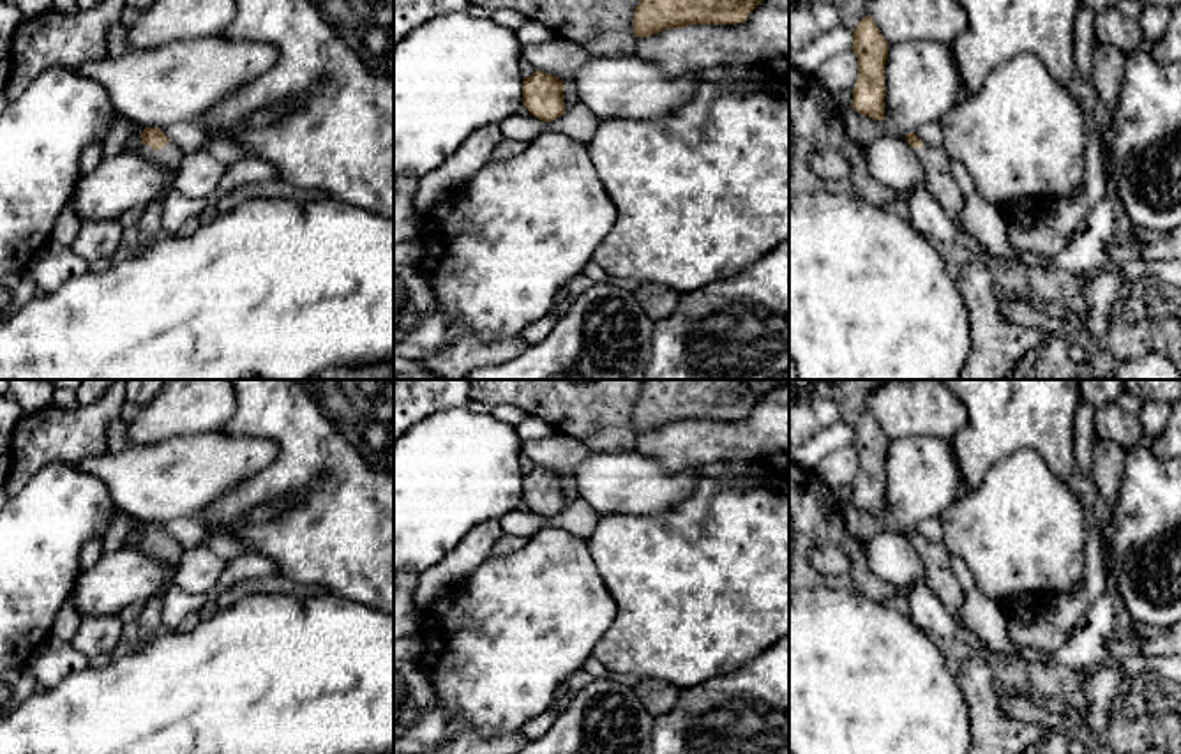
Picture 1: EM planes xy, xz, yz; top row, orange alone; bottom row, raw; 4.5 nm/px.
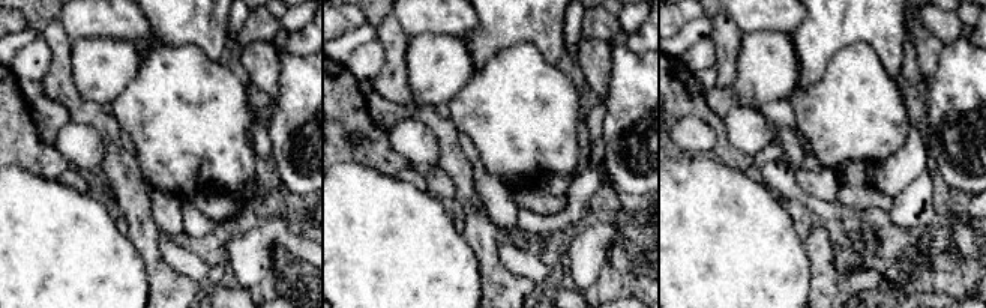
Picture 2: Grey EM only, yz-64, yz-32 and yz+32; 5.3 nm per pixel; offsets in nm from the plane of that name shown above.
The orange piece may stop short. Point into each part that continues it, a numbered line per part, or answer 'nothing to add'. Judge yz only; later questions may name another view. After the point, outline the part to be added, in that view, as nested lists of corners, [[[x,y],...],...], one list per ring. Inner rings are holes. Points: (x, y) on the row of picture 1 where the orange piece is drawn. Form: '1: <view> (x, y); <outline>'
1: yz (940, 182); [[[923,143],[921,148],[914,148],[914,154],[923,166],[925,189],[941,205],[948,217],[960,226],[959,215],[966,200],[952,175],[950,155],[943,147],[929,147],[927,143]]]

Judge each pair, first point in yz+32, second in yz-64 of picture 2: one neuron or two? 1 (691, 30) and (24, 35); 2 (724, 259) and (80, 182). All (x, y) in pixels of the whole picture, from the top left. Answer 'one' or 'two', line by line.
1: one
2: two

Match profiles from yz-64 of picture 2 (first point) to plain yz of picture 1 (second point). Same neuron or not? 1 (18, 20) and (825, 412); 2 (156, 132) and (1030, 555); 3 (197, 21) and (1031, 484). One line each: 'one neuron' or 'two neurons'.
1: one neuron
2: one neuron
3: two neurons

